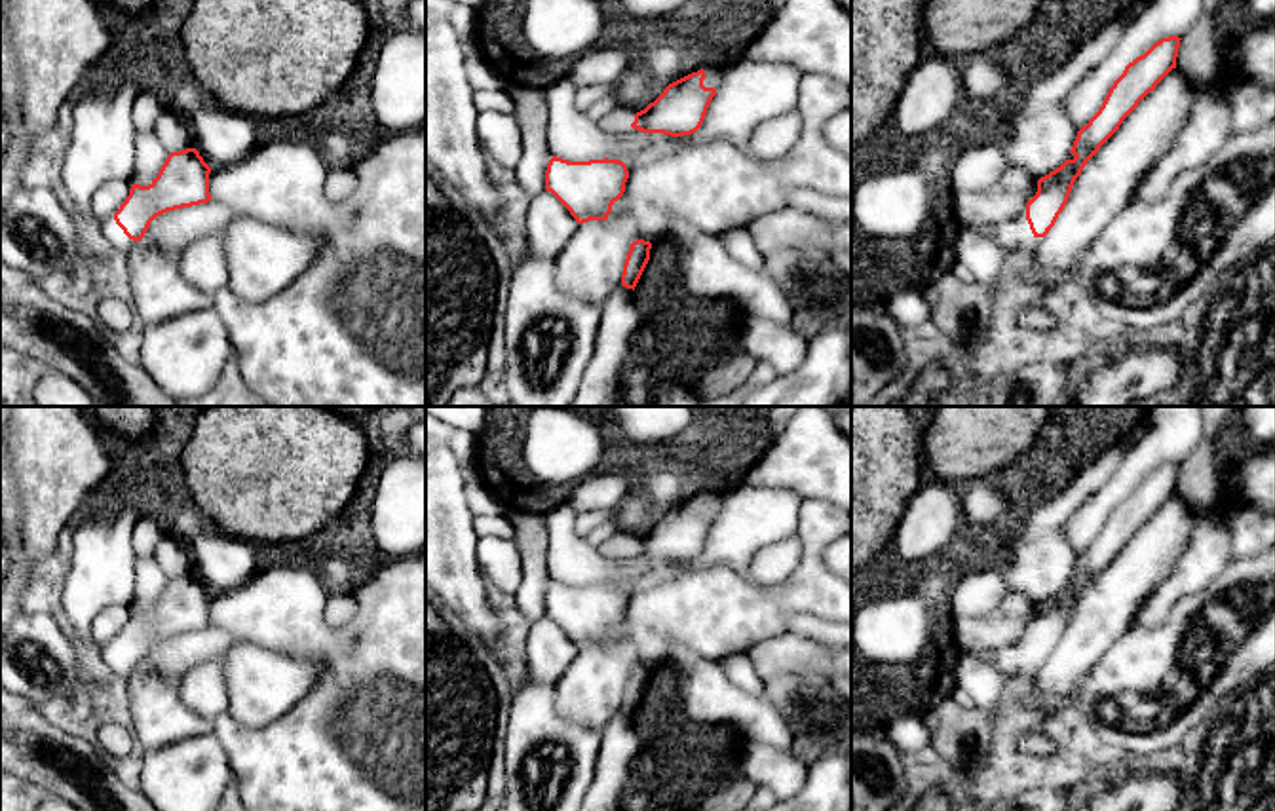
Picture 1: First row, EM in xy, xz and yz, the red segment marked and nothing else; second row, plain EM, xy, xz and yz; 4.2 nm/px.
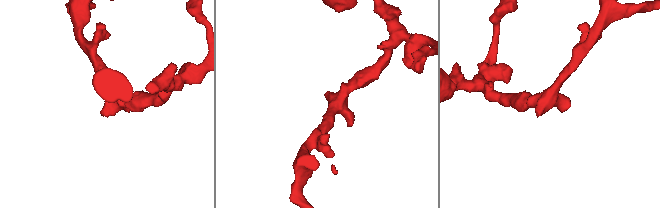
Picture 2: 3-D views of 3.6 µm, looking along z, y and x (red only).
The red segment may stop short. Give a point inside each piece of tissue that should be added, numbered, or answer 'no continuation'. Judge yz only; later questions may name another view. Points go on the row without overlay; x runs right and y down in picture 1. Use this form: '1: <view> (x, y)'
1: yz (1025, 663)

